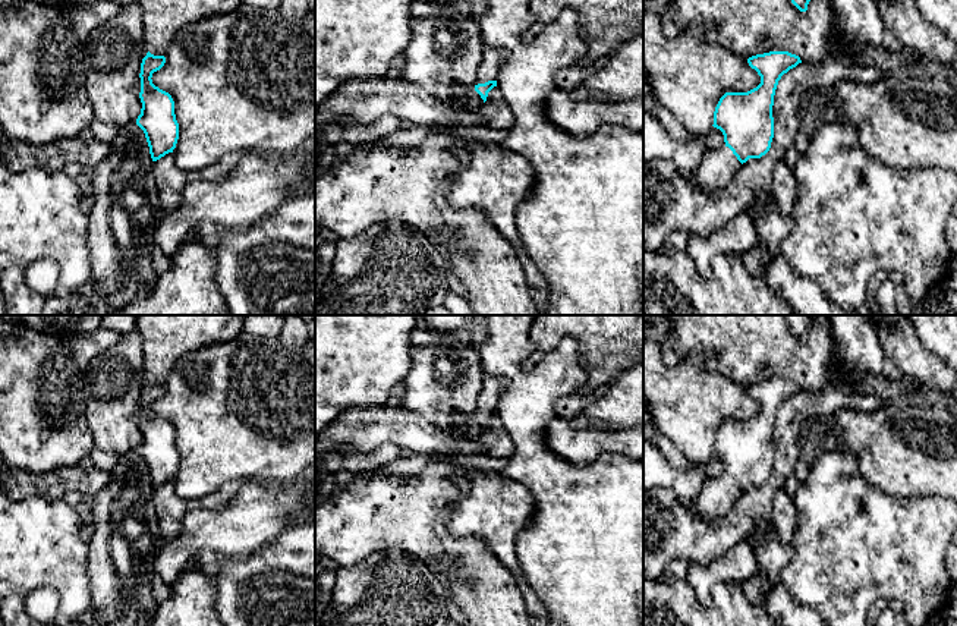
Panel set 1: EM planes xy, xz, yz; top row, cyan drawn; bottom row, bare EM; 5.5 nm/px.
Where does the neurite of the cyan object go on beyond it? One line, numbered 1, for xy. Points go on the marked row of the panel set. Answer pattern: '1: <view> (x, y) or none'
1: none

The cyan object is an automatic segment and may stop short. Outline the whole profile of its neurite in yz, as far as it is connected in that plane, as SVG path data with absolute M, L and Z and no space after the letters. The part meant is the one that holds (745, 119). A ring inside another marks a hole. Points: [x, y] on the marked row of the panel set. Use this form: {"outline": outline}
{"outline": "M788 51L747 59L761 84L747 92L725 92L714 111L714 128L724 135L721 150L705 152L692 183L705 194L721 189L749 158L765 155L774 138L772 106L778 81L802 63Z"}

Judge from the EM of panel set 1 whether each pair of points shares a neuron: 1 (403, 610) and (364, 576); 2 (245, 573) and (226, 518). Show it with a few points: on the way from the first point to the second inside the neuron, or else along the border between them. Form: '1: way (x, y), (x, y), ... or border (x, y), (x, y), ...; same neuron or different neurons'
1: way (393, 601), (389, 601), (374, 587); same neuron
2: border (270, 543), (244, 560), (227, 562), (213, 578); different neurons

